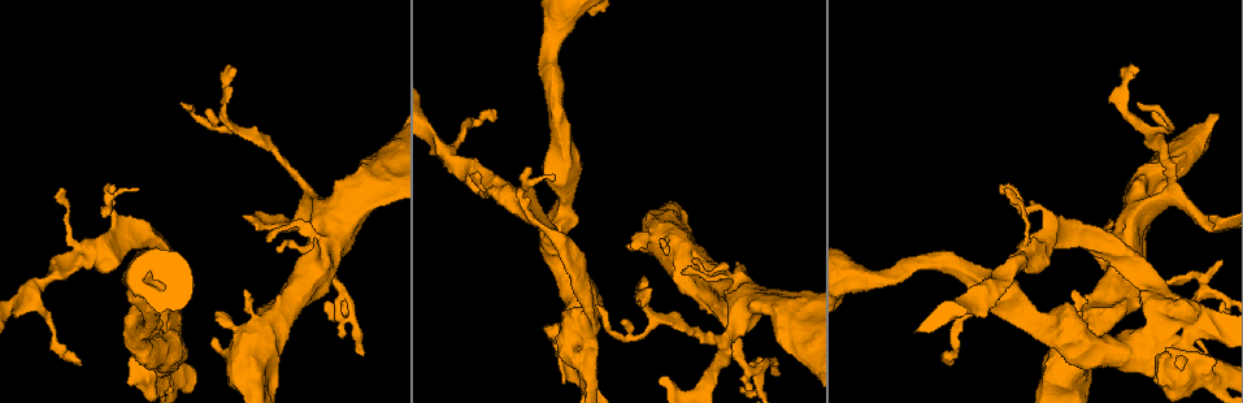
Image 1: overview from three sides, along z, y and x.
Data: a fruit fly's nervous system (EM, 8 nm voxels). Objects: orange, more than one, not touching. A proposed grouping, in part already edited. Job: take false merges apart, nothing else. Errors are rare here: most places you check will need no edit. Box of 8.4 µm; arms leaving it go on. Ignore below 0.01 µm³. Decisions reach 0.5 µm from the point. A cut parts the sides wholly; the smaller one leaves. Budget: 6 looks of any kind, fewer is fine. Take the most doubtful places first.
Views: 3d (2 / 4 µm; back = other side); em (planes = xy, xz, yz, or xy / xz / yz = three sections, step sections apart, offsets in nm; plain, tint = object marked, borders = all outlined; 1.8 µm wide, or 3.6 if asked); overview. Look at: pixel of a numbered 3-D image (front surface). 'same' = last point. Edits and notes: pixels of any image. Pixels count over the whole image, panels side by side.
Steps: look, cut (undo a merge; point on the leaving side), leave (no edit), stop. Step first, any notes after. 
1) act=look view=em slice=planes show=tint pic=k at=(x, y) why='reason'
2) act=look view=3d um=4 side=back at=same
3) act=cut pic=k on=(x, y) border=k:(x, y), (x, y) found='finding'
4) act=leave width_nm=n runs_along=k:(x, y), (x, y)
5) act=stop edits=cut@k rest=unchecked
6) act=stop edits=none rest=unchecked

act=look view=em um=3.6 slice=planes show=tint pic=1 at=(866, 278) why='arms run side by side'

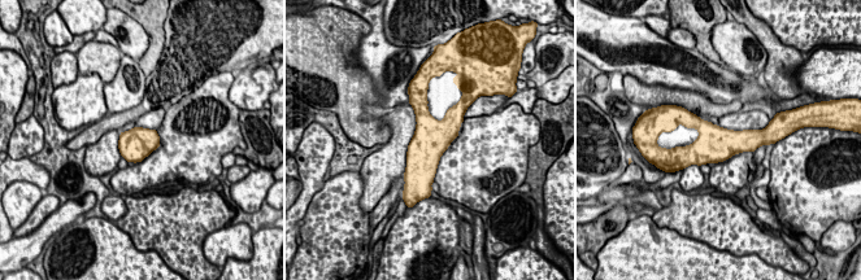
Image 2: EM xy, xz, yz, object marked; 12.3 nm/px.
act=leave found='all the same neuron'

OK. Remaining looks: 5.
act=look view=em slice=xy step=4 show=tint pic=1 at=(1040, 208) why='abrupt turn'

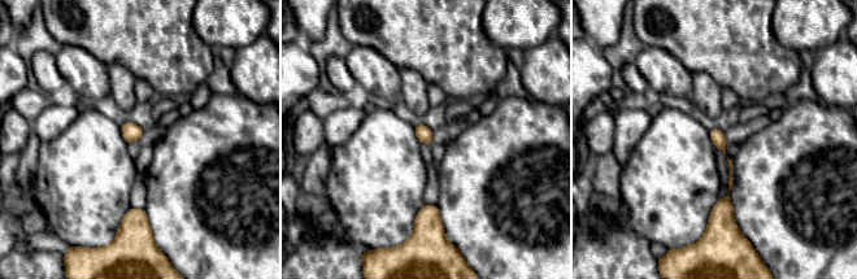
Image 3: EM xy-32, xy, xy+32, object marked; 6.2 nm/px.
act=leave found='continuous, no second neuron'

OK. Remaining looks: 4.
act=look view=em slice=xy step=8 show=borders pic=1 at=(1205, 289) why='narrows sharply'

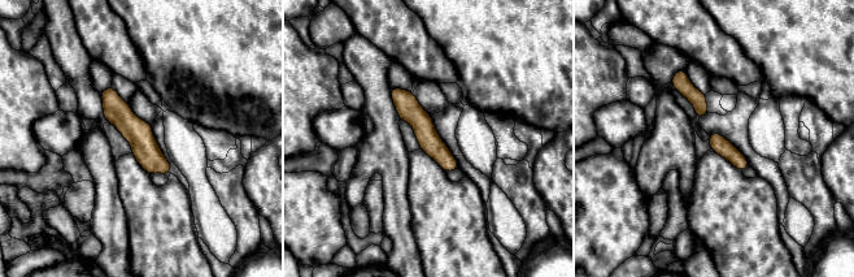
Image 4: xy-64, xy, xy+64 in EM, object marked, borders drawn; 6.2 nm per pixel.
act=leave found='all the same neuron'

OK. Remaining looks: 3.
act=stop edits=none rest=unchecked

